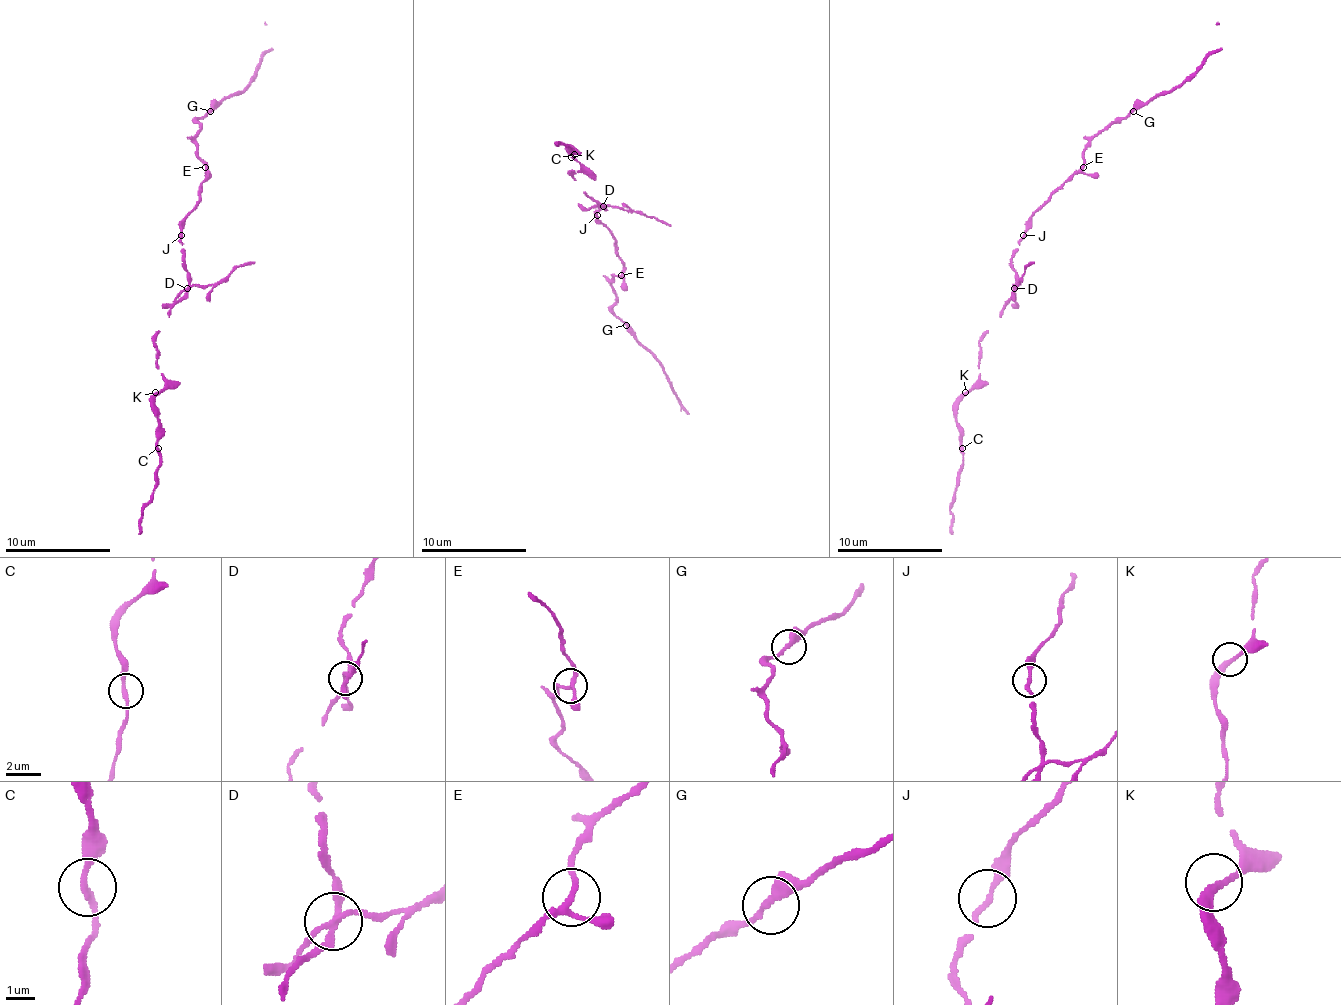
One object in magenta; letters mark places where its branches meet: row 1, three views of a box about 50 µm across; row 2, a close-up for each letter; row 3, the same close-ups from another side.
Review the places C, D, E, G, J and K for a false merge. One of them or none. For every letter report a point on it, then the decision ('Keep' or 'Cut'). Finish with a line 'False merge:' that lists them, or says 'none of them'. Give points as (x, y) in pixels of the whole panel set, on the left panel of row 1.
C: Place: (158, 448). Keep
D: Place: (187, 288). Cut
E: Place: (205, 167). Keep
G: Place: (210, 111). Keep
J: Place: (181, 235). Keep
K: Place: (155, 392). Keep
False merge: D

